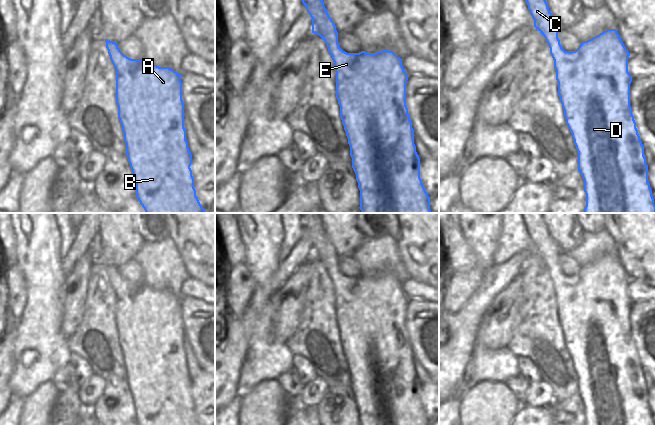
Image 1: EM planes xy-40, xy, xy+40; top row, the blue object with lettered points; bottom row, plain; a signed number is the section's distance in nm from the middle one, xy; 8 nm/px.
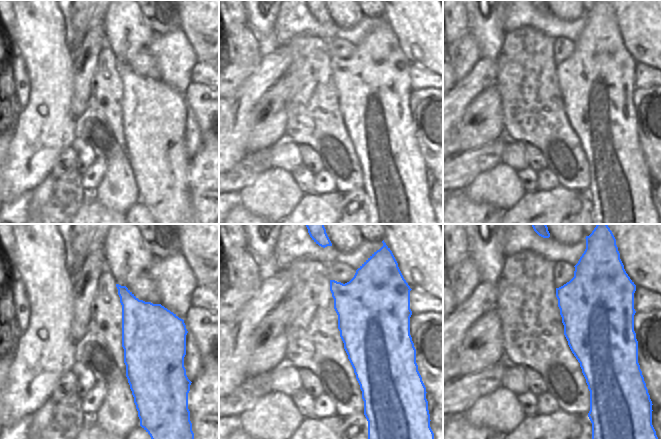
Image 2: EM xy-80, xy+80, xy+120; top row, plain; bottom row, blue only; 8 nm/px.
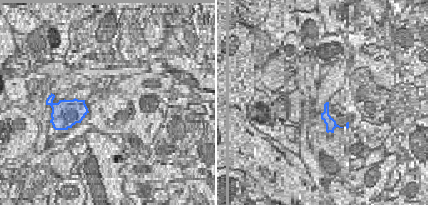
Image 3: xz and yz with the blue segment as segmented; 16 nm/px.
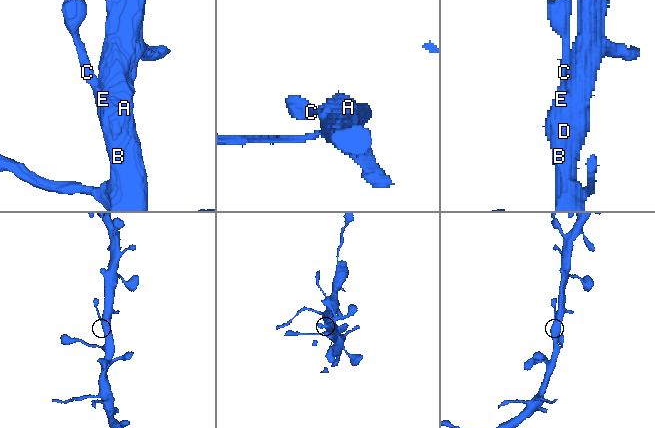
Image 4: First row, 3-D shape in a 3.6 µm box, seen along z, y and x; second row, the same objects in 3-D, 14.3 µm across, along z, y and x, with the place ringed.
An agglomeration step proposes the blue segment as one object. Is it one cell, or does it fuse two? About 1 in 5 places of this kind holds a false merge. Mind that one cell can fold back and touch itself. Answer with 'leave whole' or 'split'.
leave whole

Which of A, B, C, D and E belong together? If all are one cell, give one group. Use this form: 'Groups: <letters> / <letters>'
Groups: A B C D E

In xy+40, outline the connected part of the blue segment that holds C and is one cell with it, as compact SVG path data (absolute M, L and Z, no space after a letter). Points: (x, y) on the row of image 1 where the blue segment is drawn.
M525 0L534 20L534 27L544 36L554 60L558 96L564 110L566 124L578 152L578 171L584 180L586 206L584 213L655 213L654 198L648 182L648 165L630 106L628 50L616 29L607 29L599 35L582 41L575 51L565 51L558 38L560 24L550 12L546 0Z

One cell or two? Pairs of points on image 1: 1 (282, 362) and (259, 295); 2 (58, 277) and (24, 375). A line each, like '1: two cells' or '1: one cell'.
1: one cell
2: one cell

